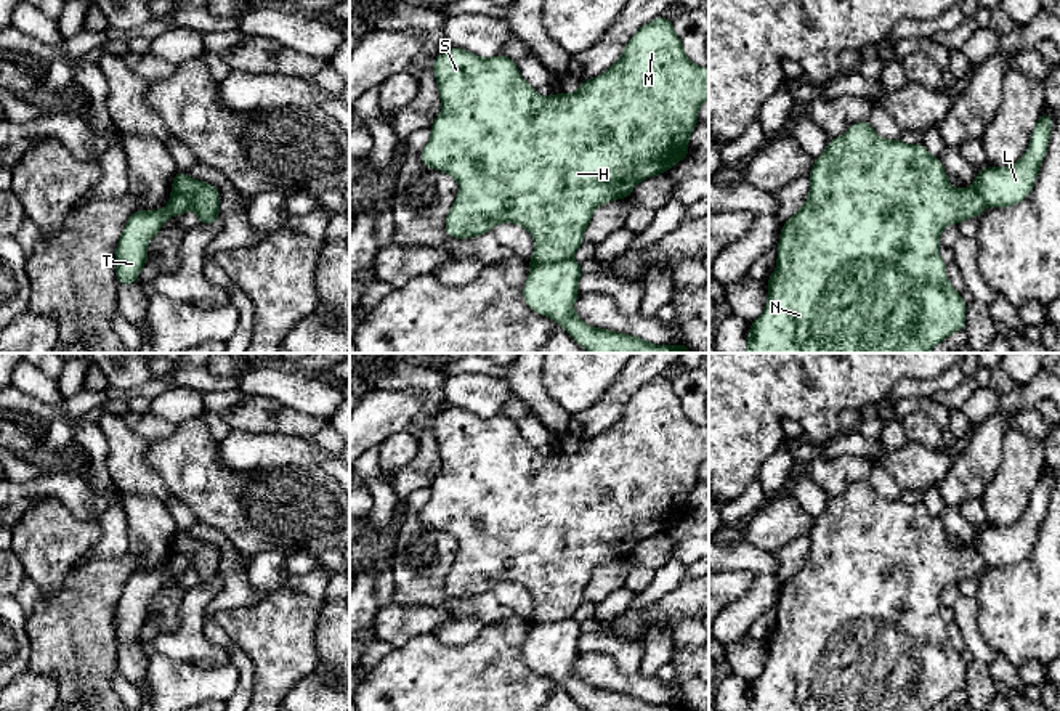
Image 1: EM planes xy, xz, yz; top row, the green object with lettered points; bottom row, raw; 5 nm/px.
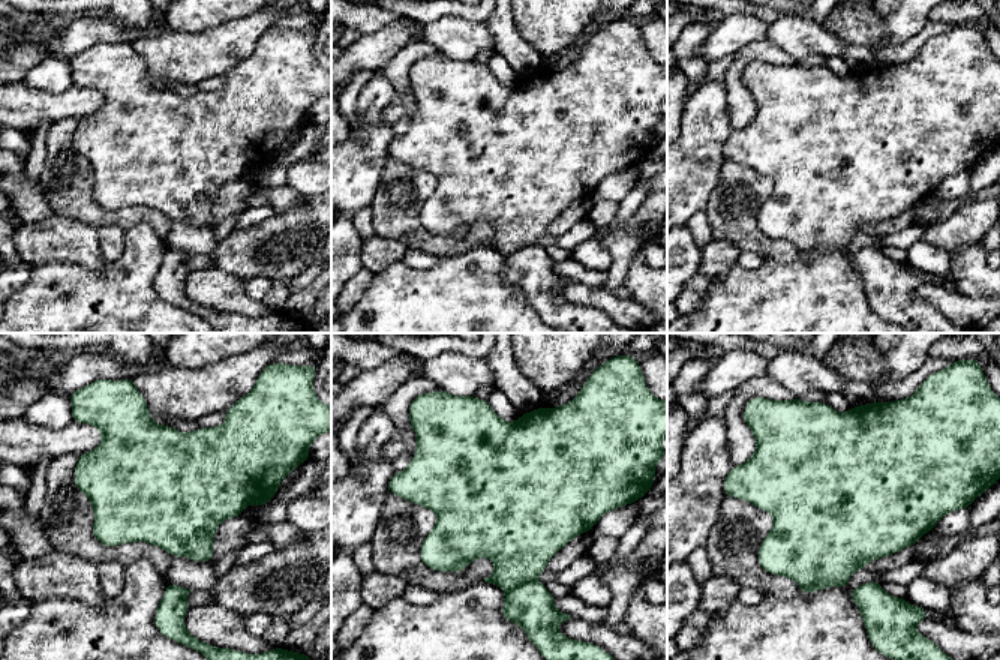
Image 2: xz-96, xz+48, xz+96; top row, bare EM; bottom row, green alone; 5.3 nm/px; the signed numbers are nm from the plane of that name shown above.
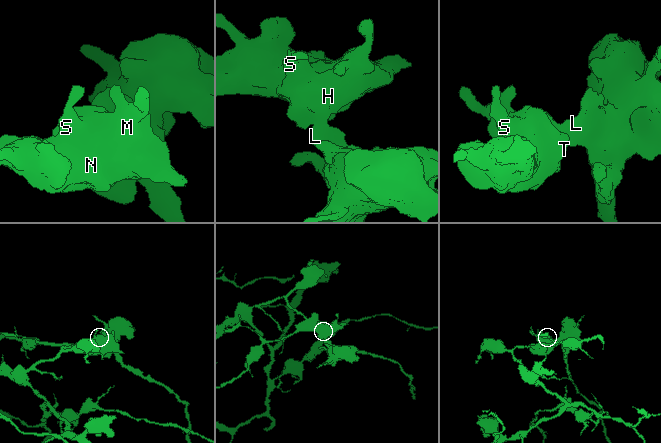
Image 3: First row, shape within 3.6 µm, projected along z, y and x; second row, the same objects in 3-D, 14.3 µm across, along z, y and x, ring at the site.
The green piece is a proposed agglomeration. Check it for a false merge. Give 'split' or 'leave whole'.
split

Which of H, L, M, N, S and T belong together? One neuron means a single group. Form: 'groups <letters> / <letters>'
groups H M N S T / L

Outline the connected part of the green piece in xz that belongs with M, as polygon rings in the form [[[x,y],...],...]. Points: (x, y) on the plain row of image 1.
[[[659,376],[643,384],[625,403],[621,417],[605,432],[582,440],[574,453],[537,453],[505,414],[481,417],[451,406],[433,417],[441,472],[430,485],[431,496],[420,520],[431,530],[454,536],[459,552],[444,579],[447,595],[478,597],[499,583],[512,581],[534,599],[529,624],[572,618],[585,602],[593,570],[616,559],[629,559],[633,547],[690,515],[688,502],[699,483],[699,465],[709,459],[709,427],[696,425],[685,412],[670,379]]]

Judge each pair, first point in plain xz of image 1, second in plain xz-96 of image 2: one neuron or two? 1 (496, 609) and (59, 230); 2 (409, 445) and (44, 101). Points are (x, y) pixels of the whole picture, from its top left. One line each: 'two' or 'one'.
1: two
2: two

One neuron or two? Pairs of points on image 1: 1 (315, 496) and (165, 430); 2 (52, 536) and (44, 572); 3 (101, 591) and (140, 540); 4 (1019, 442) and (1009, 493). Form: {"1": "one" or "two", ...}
{"1": "two", "2": "one", "3": "two", "4": "one"}

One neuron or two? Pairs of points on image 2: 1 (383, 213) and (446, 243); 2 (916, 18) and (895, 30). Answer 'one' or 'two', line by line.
1: one
2: one

